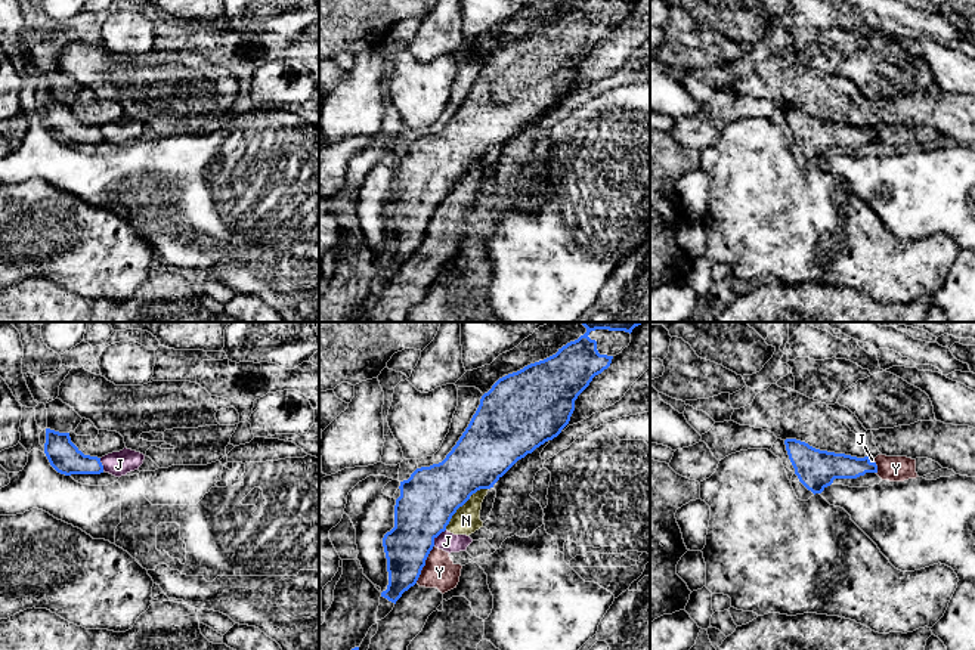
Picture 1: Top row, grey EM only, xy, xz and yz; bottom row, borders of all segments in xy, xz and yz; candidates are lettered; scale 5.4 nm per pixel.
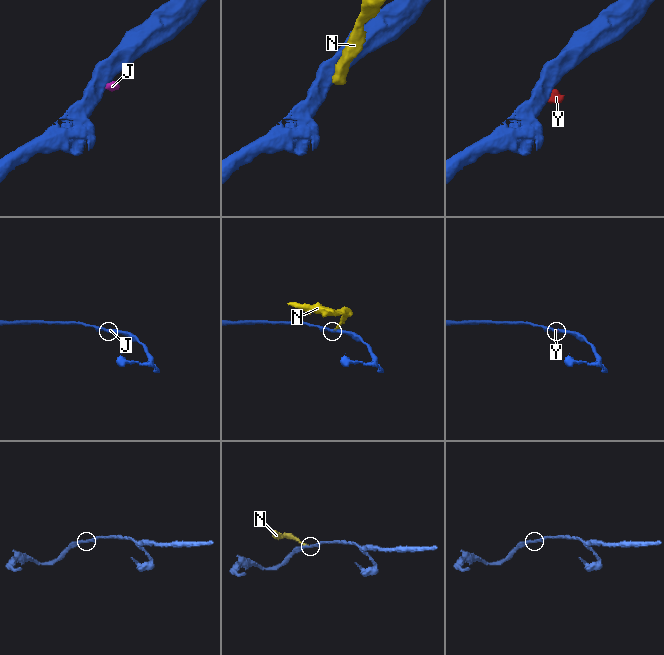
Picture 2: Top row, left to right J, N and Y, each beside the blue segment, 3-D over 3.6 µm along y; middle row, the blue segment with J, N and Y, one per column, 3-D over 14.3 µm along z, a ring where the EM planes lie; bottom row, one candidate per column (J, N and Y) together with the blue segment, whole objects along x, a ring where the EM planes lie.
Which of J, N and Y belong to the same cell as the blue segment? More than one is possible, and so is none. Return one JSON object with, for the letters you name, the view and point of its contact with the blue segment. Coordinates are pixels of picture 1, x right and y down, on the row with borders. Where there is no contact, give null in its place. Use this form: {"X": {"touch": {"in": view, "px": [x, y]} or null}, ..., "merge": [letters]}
{"merge": []}

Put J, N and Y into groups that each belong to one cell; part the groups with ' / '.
J N Y

